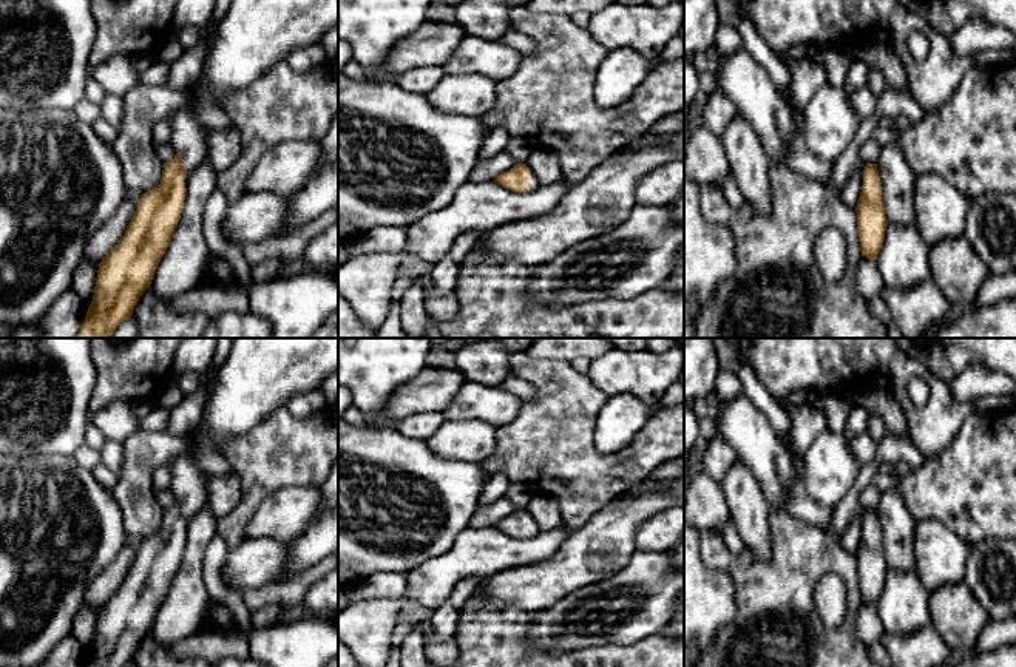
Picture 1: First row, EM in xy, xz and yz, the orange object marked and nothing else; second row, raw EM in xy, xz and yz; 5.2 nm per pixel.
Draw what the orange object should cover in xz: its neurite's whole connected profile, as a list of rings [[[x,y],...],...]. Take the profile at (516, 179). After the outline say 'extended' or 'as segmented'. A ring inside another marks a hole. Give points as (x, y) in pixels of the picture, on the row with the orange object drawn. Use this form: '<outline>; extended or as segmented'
[[[516,164],[510,171],[499,174],[494,182],[513,191],[531,191],[539,185],[527,164]]]; extended

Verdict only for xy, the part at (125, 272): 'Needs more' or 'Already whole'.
Needs more

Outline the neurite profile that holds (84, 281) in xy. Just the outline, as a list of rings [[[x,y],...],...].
[[[83,259],[73,276],[71,289],[85,303],[86,310],[93,301],[100,259]]]

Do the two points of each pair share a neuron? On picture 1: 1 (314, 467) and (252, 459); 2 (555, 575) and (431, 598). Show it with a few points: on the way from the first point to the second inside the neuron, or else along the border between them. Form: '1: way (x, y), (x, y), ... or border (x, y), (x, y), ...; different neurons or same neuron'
1: way (298, 459), (267, 459); same neuron
2: border (514, 567), (504, 568), (480, 581); different neurons

